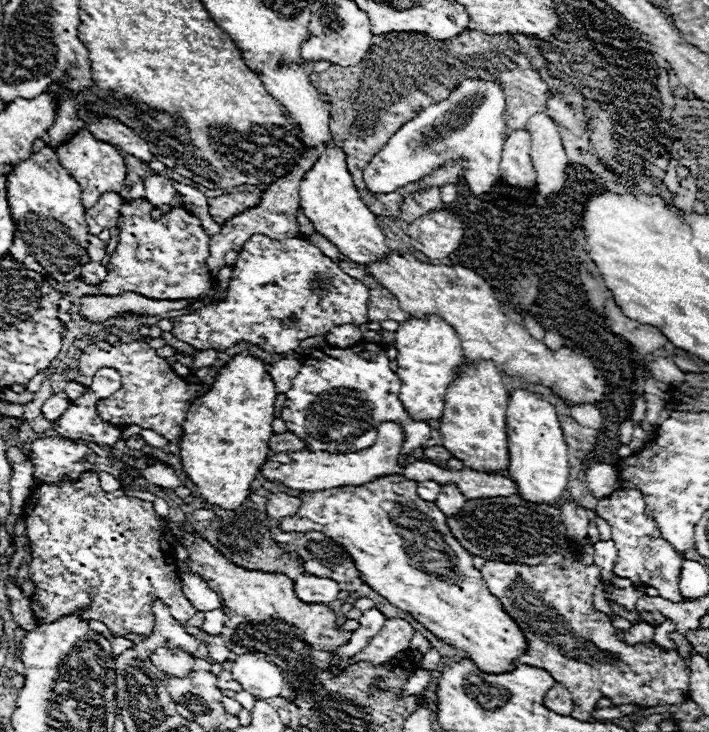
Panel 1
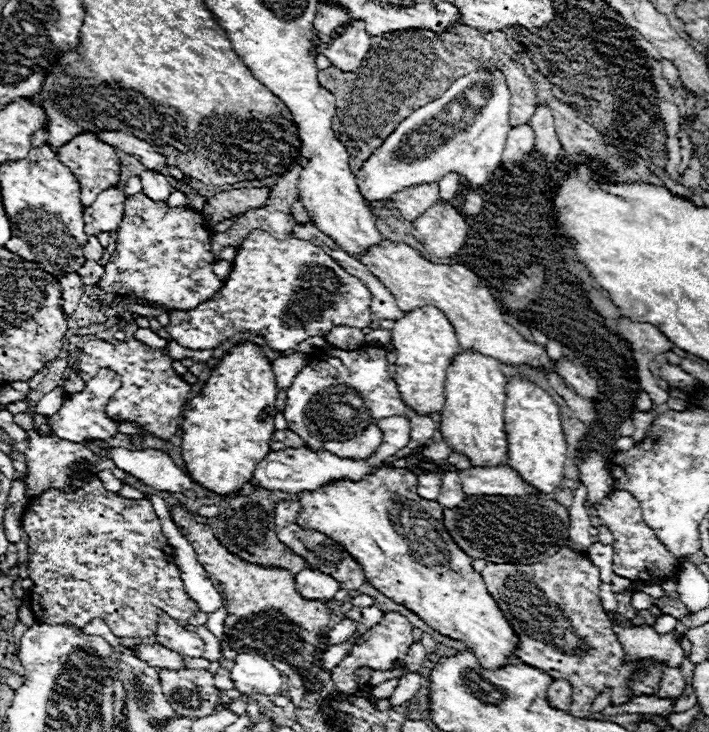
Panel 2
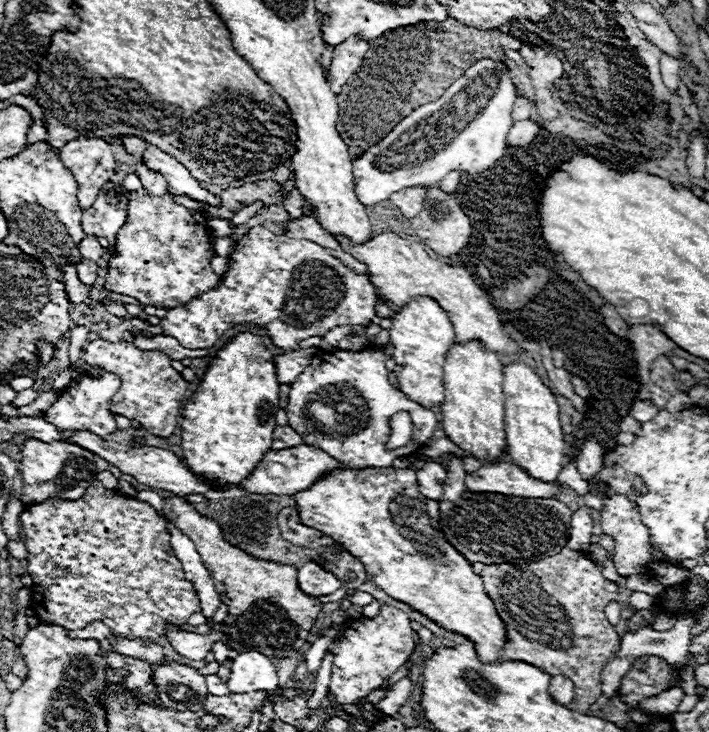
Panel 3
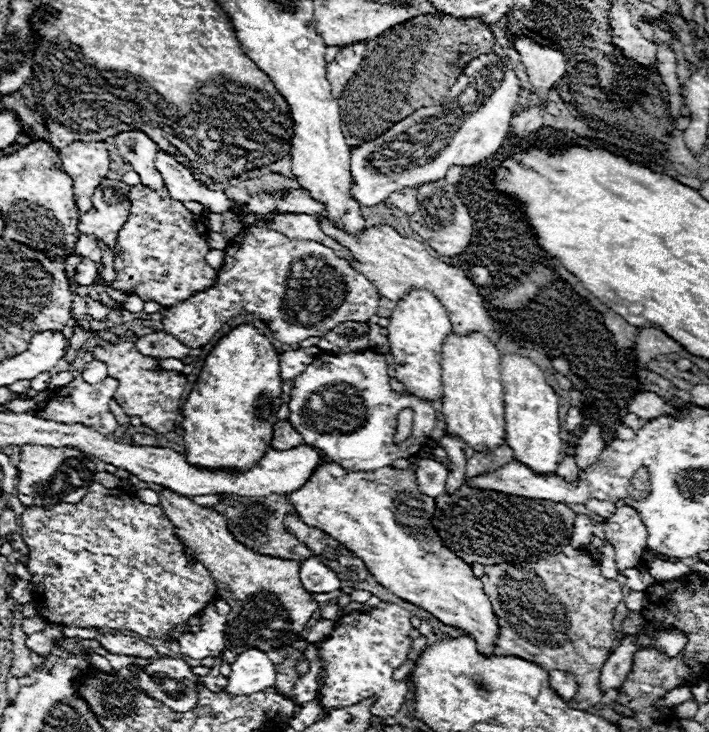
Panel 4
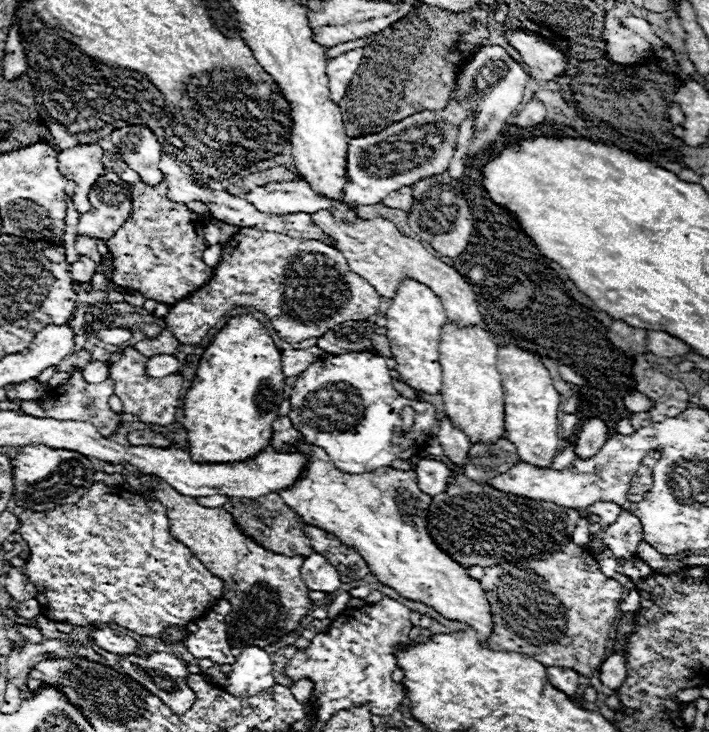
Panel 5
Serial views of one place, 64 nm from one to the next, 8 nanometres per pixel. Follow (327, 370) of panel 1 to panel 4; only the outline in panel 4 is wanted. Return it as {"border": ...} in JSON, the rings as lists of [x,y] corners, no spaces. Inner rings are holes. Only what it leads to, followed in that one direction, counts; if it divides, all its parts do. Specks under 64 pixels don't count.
{"border":[[[372,350],[326,354],[322,352],[300,378],[294,380],[290,392],[290,424],[302,434],[304,444],[324,450],[344,470],[370,472],[384,466],[392,466],[396,458],[410,458],[430,440],[430,432],[436,426],[436,410],[430,402],[402,396],[390,388],[390,376],[384,354]],[[360,396],[366,410],[360,410]],[[402,408],[414,410],[414,430],[404,442],[396,442],[398,412]]]}

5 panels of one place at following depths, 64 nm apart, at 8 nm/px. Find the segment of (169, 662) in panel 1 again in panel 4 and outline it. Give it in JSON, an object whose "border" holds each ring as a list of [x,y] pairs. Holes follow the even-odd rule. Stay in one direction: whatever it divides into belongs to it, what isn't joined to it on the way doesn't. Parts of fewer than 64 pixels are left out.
{"border":[[[104,632],[100,636],[100,644],[102,644],[102,648],[106,648],[112,654],[138,656],[138,658],[156,658],[158,656],[158,652],[150,644],[146,644],[138,638],[132,638],[132,636],[124,636],[124,634]]]}

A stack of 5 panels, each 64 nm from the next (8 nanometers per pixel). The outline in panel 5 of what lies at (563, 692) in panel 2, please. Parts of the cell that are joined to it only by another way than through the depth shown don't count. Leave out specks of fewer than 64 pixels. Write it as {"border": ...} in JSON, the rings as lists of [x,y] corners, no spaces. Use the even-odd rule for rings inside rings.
{"border":[[[550,666],[550,668],[546,668],[546,674],[548,674],[552,686],[556,686],[558,690],[564,690],[568,696],[572,696],[576,692],[580,674],[576,674],[574,670],[560,668],[560,666]]]}

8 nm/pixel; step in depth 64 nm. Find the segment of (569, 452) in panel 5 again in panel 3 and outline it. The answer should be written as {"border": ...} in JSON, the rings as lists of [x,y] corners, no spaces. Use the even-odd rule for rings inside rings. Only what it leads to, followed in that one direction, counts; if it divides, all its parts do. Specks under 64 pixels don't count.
{"border":[[[570,462],[566,468],[560,470],[558,482],[570,486],[570,488],[572,488],[576,494],[580,494],[580,496],[582,496],[584,492],[588,492],[588,484],[586,484],[586,480],[580,476],[580,472],[576,470],[576,464],[574,464],[574,462]]]}

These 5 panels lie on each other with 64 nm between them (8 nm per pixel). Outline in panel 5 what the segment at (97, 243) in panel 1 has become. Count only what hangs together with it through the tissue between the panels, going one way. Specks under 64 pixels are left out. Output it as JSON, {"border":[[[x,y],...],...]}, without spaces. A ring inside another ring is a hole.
{"border":[[[76,236],[76,250],[82,256],[90,256],[94,262],[102,262],[102,256],[96,250],[96,240],[94,238],[80,238],[80,236]]]}

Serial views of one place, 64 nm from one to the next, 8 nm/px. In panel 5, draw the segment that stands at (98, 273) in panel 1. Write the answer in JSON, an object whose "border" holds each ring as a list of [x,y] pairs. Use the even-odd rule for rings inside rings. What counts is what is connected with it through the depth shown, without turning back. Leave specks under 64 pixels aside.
{"border":[[[80,256],[74,264],[68,266],[68,270],[70,270],[70,274],[76,282],[90,282],[94,272],[96,272],[96,262],[92,262],[90,258]]]}

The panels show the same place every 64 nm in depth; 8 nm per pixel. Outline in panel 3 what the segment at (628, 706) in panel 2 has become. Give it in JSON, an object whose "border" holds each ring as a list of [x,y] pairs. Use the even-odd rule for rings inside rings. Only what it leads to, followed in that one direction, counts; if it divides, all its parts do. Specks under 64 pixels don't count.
{"border":[[[670,688],[654,698],[644,700],[640,706],[642,706],[642,710],[652,712],[652,714],[674,714],[676,706],[682,702],[682,698],[684,698],[682,688]]]}

